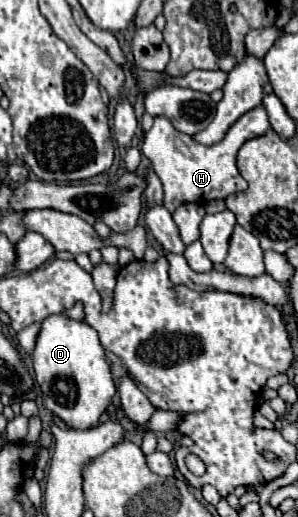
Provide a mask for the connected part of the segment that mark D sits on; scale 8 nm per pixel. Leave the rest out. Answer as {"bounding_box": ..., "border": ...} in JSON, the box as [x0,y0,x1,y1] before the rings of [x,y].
{"bounding_box":[32,314,116,430],"border":[[[60,314],[48,316],[42,322],[36,348],[32,352],[32,364],[44,394],[46,410],[74,430],[90,430],[100,424],[100,416],[110,408],[116,394],[116,382],[94,328]]]}

